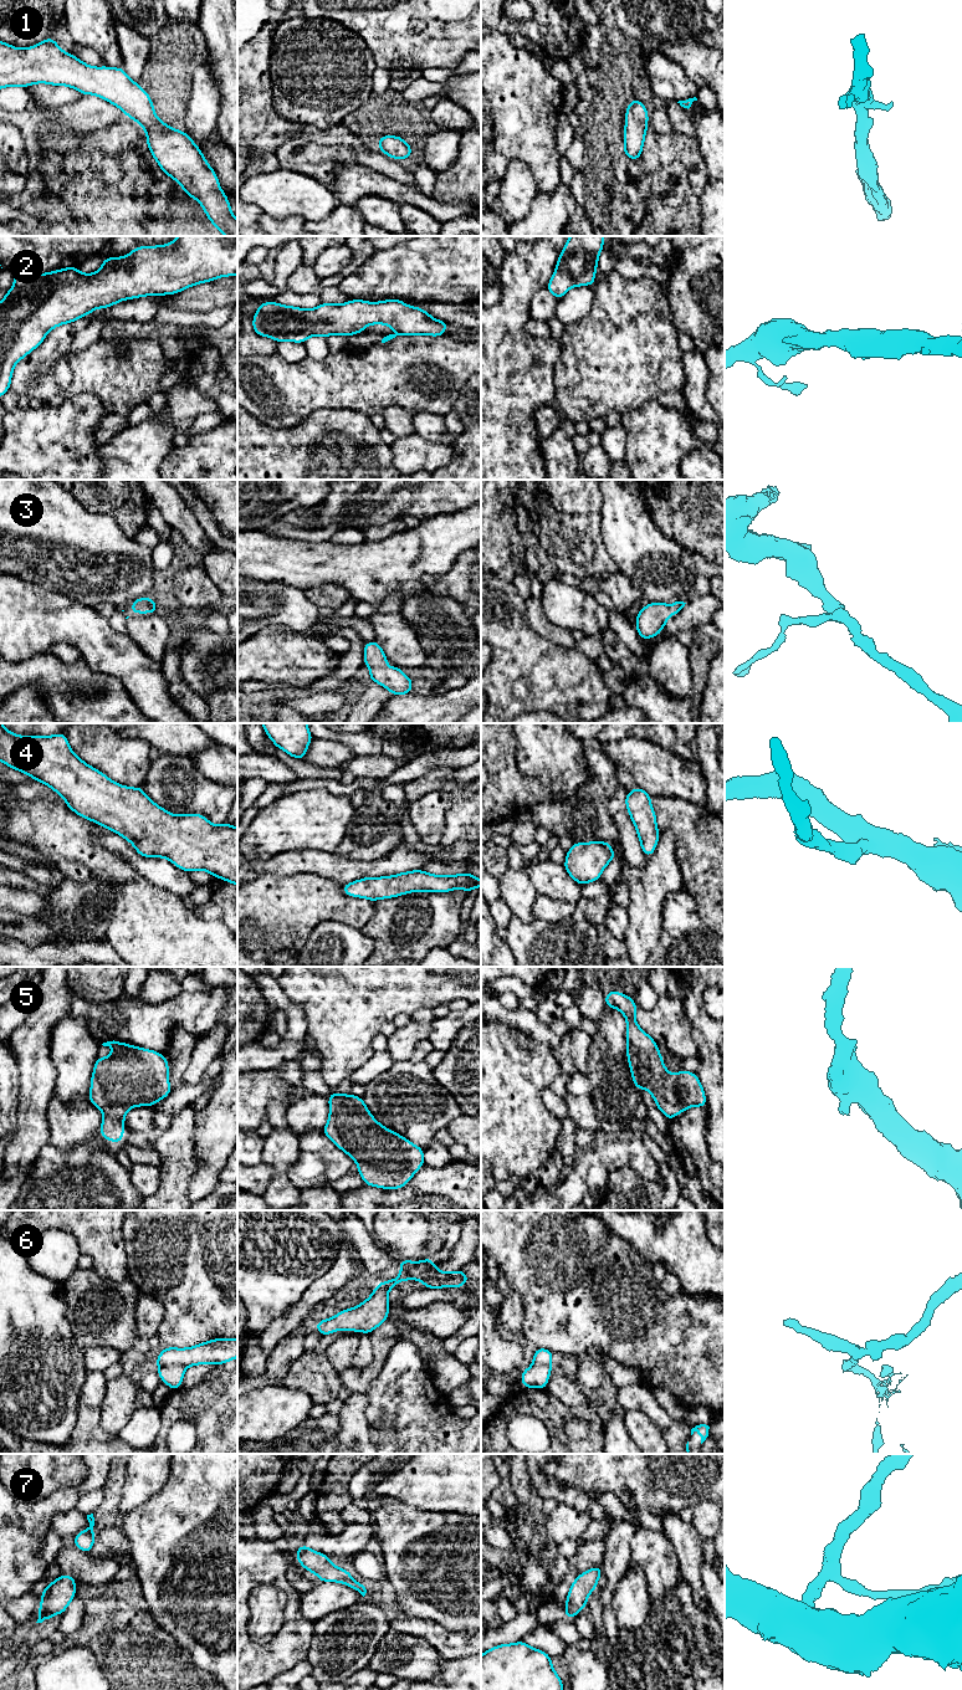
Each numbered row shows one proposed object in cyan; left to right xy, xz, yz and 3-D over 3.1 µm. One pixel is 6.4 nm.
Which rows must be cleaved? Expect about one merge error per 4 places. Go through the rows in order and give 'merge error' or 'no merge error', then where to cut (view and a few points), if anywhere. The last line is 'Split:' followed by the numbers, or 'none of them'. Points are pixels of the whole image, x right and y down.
1: no merge error | no cut
2: no merge error | no cut
3: no merge error | no cut
4: no merge error | no cut
5: no merge error | no cut
6: merge error | xy (159, 1365), (180, 1365), (184, 1368)
7: no merge error | no cut
Split: 6

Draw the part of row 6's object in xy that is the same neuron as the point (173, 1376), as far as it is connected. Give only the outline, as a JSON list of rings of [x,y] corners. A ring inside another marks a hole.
[[[159,1366],[158,1376],[172,1391],[181,1387],[185,1368],[183,1366]]]

